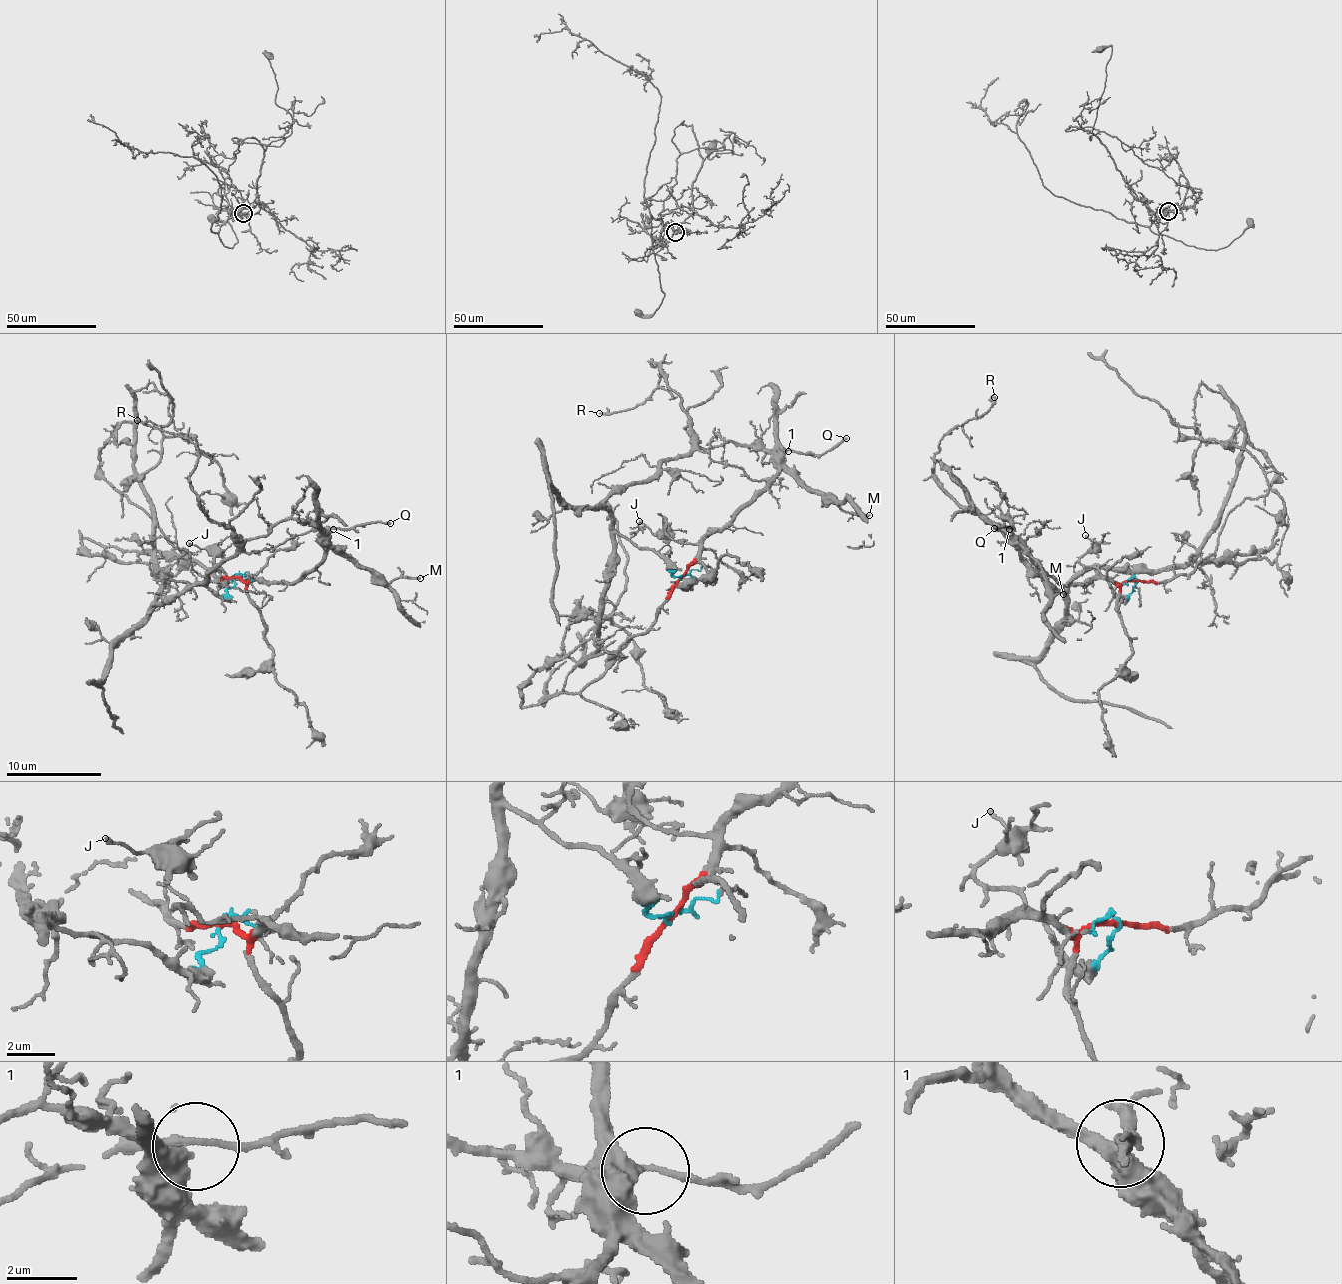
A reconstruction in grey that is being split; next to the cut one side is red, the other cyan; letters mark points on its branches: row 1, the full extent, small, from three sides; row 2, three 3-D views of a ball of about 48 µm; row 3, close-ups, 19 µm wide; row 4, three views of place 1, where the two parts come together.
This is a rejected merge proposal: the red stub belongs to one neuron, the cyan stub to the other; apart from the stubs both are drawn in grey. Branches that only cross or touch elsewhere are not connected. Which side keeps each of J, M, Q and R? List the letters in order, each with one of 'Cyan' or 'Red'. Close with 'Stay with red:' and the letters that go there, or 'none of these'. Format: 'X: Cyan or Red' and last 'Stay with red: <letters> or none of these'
J: Red
M: Red
Q: Cyan
R: Cyan
Stay with red: J, M

